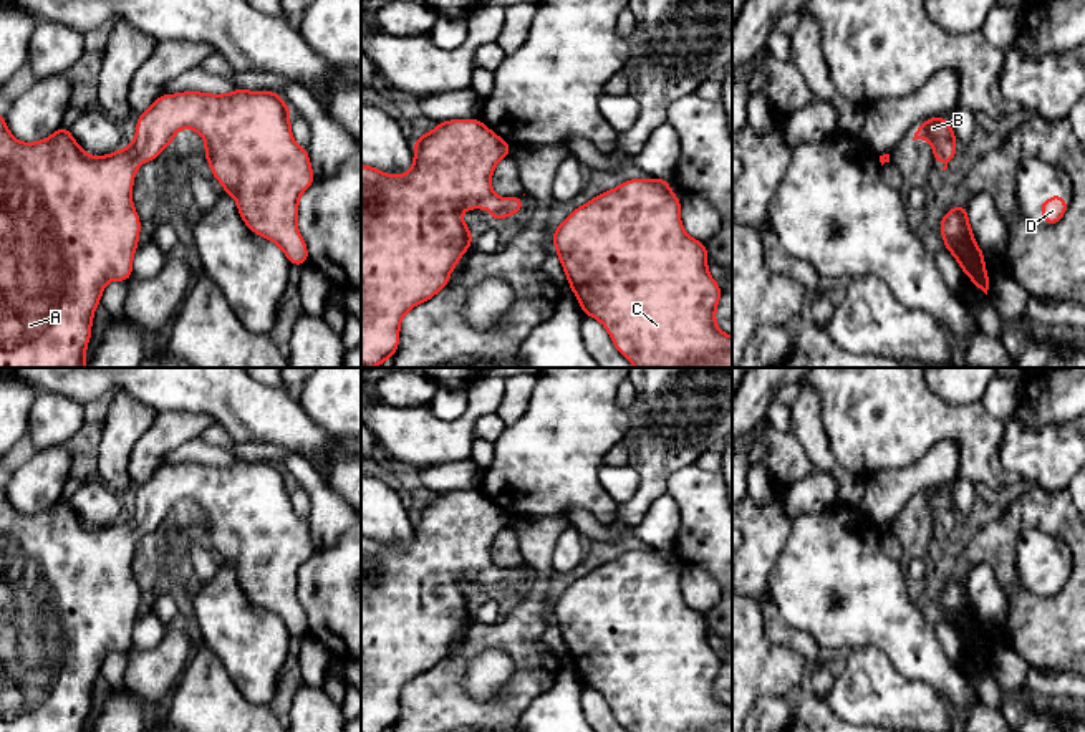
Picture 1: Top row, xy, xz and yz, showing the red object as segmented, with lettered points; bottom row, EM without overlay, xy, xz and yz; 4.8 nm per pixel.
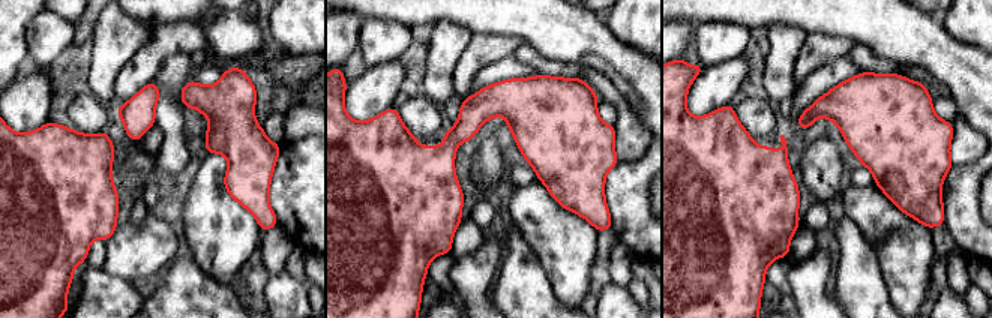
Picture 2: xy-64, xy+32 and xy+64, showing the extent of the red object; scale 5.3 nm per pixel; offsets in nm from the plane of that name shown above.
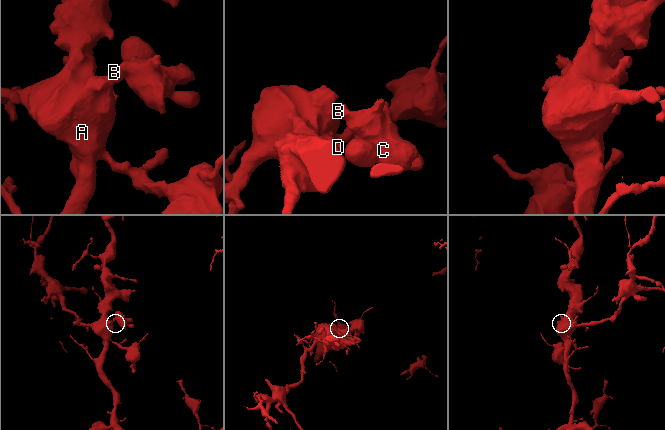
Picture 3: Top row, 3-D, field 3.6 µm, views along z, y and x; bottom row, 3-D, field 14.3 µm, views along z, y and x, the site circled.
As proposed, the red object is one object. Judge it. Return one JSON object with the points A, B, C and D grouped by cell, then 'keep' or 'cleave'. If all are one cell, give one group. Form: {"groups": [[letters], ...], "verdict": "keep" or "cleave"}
{"groups": [["A", "B", "C", "D"]], "verdict": "keep"}

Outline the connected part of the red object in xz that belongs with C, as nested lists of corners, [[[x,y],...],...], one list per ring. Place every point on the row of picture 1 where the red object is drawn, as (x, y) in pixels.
[[[631,179],[575,209],[552,234],[552,240],[581,310],[606,328],[615,348],[631,364],[636,368],[732,368],[732,336],[722,333],[716,325],[721,283],[714,282],[707,272],[709,255],[706,245],[684,232],[679,212],[681,200],[671,192],[668,179]]]

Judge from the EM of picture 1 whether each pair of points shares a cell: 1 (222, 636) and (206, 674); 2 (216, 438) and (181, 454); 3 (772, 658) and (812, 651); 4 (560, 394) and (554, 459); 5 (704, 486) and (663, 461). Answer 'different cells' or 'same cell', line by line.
1: different cells
2: different cells
3: different cells
4: same cell
5: different cells

